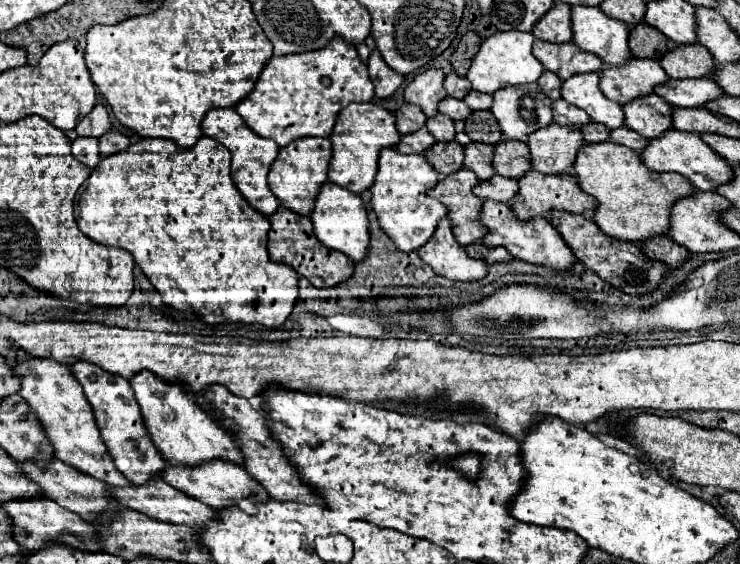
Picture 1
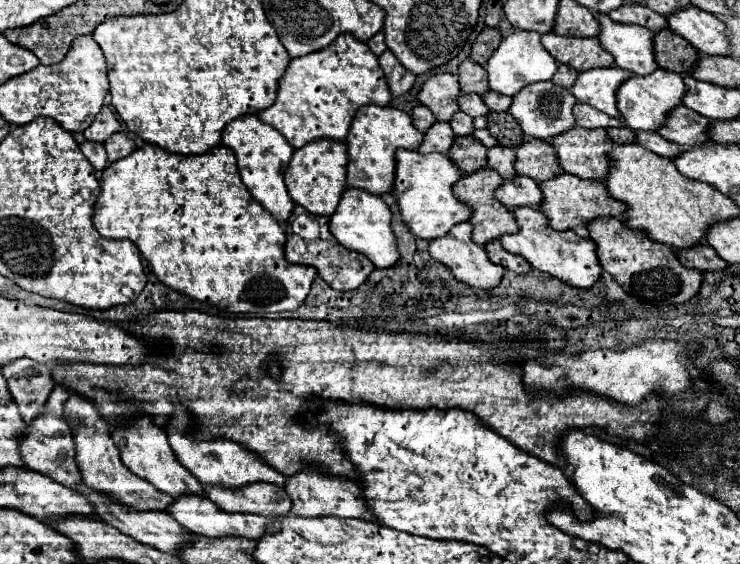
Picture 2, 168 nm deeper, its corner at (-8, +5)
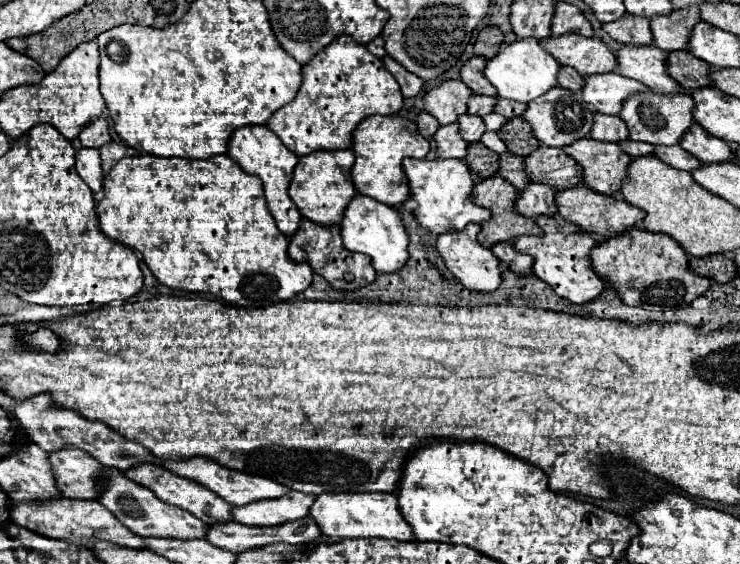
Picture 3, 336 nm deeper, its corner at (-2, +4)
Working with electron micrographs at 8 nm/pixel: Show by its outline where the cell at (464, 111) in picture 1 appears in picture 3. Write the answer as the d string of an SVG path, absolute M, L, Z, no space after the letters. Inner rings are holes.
M472 94L470 100L468 100L468 114L474 114L474 116L484 116L484 114L490 114L494 110L494 104L496 104L496 96L480 96L480 94Z

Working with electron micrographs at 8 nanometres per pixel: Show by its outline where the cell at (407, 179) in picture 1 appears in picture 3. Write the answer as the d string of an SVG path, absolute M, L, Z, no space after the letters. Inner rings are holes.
M406 158L402 168L408 178L410 198L418 202L418 208L414 210L414 218L422 226L422 230L432 232L432 234L456 232L456 230L462 230L470 222L484 222L490 218L490 210L486 210L470 200L474 180L472 180L468 166L462 160Z

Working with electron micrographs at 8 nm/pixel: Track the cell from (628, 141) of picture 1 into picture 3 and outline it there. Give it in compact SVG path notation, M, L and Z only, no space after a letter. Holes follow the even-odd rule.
M654 146L654 156L660 158L662 162L666 162L678 170L686 170L686 172L700 166L700 162L692 154L682 150L680 146Z

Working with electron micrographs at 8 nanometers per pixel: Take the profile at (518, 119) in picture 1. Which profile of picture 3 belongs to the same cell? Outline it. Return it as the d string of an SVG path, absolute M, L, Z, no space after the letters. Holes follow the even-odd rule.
M554 86L550 88L550 92L546 92L546 96L538 96L538 100L532 100L526 106L526 114L522 114L522 118L530 122L534 138L540 144L556 146L556 148L562 148L574 140L586 138L592 126L592 116L594 116L594 108L590 108L582 100L580 92L570 92L560 86Z

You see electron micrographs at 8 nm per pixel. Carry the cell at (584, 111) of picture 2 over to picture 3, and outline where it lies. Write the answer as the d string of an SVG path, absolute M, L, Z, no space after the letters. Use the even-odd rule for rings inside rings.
M594 114L594 124L590 130L590 136L594 140L604 142L618 142L628 138L628 128L618 116L606 116L606 114Z

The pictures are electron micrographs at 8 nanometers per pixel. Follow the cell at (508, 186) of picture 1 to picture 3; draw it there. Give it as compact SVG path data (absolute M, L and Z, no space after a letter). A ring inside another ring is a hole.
M530 182L522 192L518 192L518 200L514 202L514 208L518 214L526 218L534 218L538 214L554 216L556 214L554 194L556 194L556 188Z

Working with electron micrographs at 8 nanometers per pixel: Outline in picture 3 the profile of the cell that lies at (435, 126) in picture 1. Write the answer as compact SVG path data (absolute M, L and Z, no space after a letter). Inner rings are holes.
M462 114L458 118L458 128L460 128L460 136L466 142L478 142L480 136L484 134L484 122L478 116L470 116L470 114Z

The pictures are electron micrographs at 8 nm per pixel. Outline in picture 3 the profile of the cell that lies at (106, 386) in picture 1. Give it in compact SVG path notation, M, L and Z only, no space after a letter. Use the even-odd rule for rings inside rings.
M146 462L146 464L140 464L138 468L128 468L124 472L124 476L130 478L130 480L134 480L136 484L142 484L142 486L150 488L166 504L182 508L182 510L188 510L190 514L194 514L196 518L200 518L204 524L210 524L210 522L216 524L216 522L228 522L228 520L232 520L230 518L230 504L226 504L226 500L214 496L214 492L210 492L208 488L202 488L200 484L196 484L192 480L186 480L182 476L174 476L174 472L166 470L164 466L156 466L152 462Z

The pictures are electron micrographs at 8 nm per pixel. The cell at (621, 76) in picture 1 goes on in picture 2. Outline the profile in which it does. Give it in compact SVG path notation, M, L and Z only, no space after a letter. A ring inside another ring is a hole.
M656 69L652 75L646 75L646 77L634 75L622 83L622 87L618 89L618 111L626 127L634 131L658 131L660 127L664 127L670 111L682 105L684 93L686 93L686 87L684 87L682 75Z

